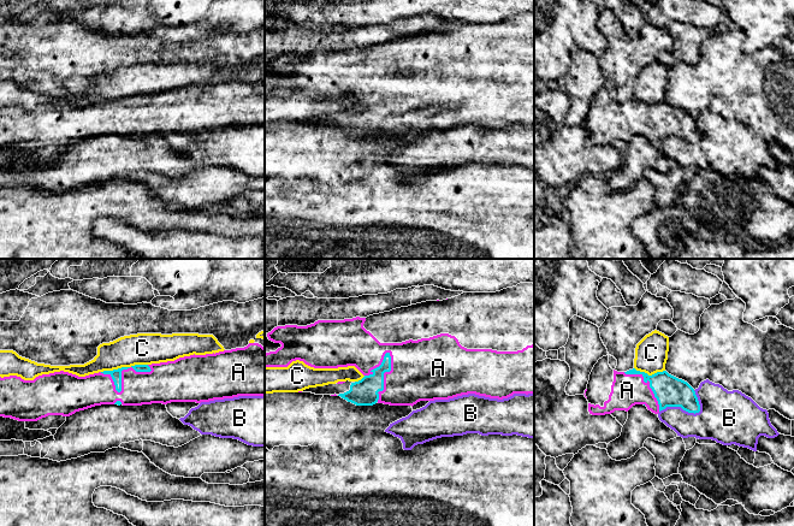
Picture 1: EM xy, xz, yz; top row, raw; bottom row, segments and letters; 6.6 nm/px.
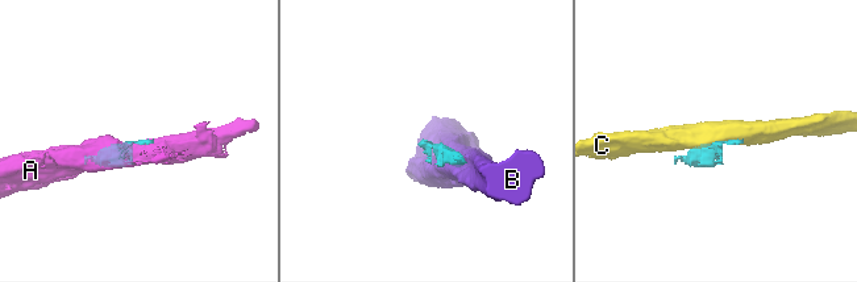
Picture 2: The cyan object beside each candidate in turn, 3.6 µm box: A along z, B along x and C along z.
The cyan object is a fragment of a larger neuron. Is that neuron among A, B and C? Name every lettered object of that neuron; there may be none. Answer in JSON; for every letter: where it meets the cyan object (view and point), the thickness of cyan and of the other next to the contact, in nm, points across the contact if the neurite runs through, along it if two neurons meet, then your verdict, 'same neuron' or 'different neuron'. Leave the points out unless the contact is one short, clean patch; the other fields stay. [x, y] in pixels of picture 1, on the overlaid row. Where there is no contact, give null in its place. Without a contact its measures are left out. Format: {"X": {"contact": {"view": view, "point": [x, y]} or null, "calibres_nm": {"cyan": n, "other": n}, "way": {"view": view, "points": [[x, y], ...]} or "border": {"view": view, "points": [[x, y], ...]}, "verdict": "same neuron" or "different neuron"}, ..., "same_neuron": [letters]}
{"A": {"contact": {"view": "xz", "point": [383, 376]}, "calibres_nm": {"cyan": 180, "other": 380}, "verdict": "same neuron"}, "B": {"contact": {"view": "yz", "point": [682, 408]}, "calibres_nm": {"cyan": 200, "other": 280}, "verdict": "different neuron"}, "C": {"contact": {"view": "xy", "point": [124, 367]}, "calibres_nm": {"cyan": 70, "other": 200}, "border": {"view": "xy", "points": [[147, 364], [122, 366], [101, 372]]}, "verdict": "different neuron"}, "same_neuron": ["A"]}

